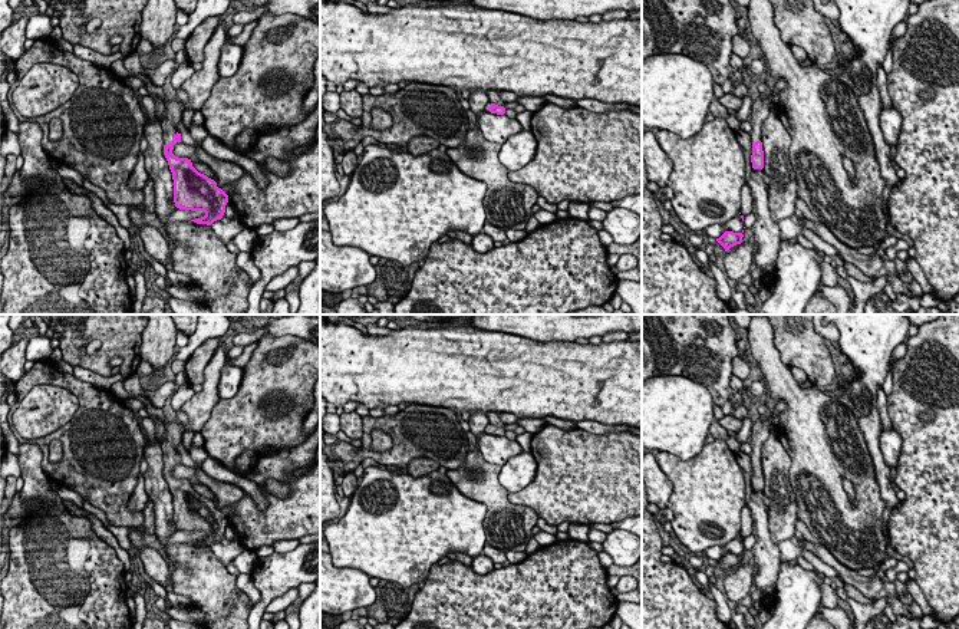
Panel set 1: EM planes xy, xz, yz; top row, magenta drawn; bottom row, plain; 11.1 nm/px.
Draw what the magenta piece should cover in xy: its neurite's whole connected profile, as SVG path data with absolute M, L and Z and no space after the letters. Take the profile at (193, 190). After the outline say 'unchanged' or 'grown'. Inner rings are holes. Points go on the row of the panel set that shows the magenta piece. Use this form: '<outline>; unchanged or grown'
M169 99L161 116L164 155L174 180L174 202L179 210L204 211L204 217L191 221L211 225L223 218L228 195L217 187L214 180L198 172L191 159L178 158L172 154L174 145L181 142L181 134L177 126L182 122L182 109L178 99Z; grown

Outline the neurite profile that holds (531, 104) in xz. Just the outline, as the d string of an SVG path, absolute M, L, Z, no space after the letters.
M517 96L517 103L523 105L525 111L535 112L543 108L546 103L544 98L535 98L535 96Z

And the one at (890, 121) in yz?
M893 105L890 109L880 109L880 128L890 148L897 146L902 129L902 115Z

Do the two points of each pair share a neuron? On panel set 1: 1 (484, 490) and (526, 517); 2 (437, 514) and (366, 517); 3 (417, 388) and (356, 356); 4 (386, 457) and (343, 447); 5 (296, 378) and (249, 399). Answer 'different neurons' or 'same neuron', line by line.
1: same neuron
2: same neuron
3: same neuron
4: same neuron
5: same neuron

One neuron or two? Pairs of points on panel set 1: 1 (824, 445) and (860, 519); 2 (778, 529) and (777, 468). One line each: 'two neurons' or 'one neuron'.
1: one neuron
2: one neuron

